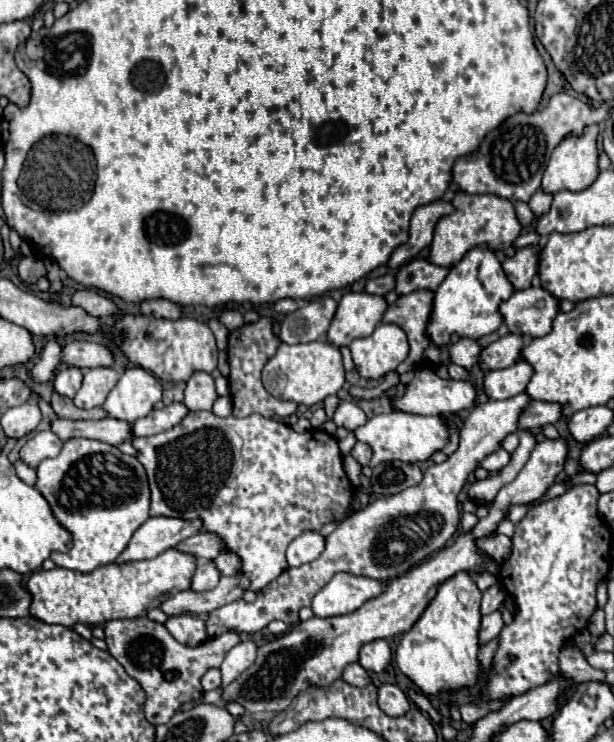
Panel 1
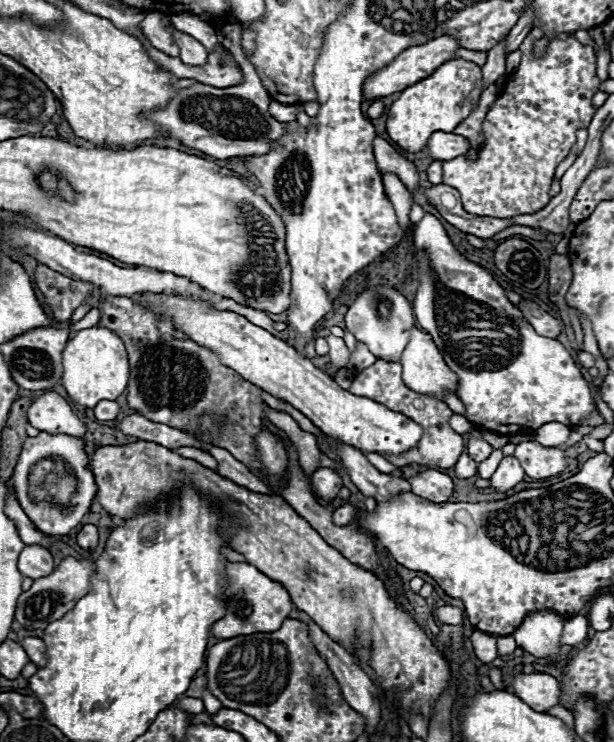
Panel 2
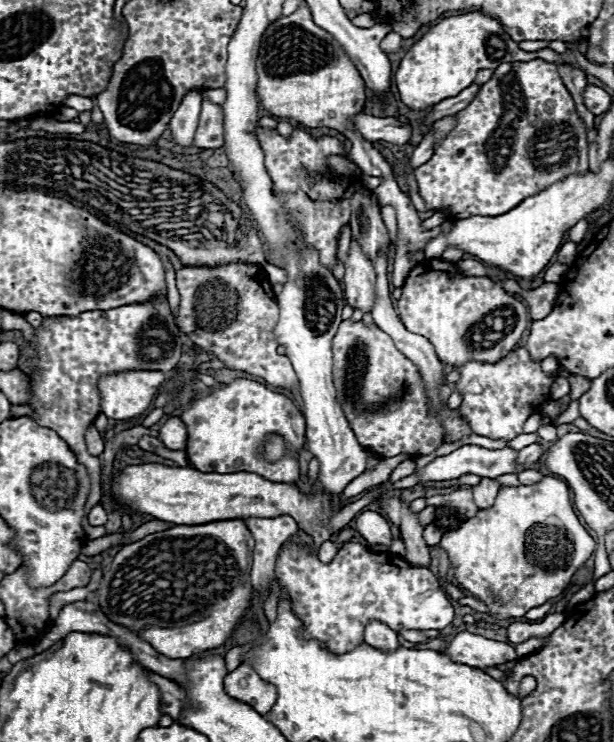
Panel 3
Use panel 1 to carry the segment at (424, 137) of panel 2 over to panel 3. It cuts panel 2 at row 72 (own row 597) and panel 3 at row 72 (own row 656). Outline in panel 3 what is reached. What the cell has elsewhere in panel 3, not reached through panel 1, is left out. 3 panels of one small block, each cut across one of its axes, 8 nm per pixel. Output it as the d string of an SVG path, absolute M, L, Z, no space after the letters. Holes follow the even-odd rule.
M482 12L454 14L436 22L416 44L410 46L394 78L402 102L412 110L424 110L468 88L474 82L478 70L498 68L504 62L516 60L528 60L528 52L518 48L518 44L506 34L498 20Z

